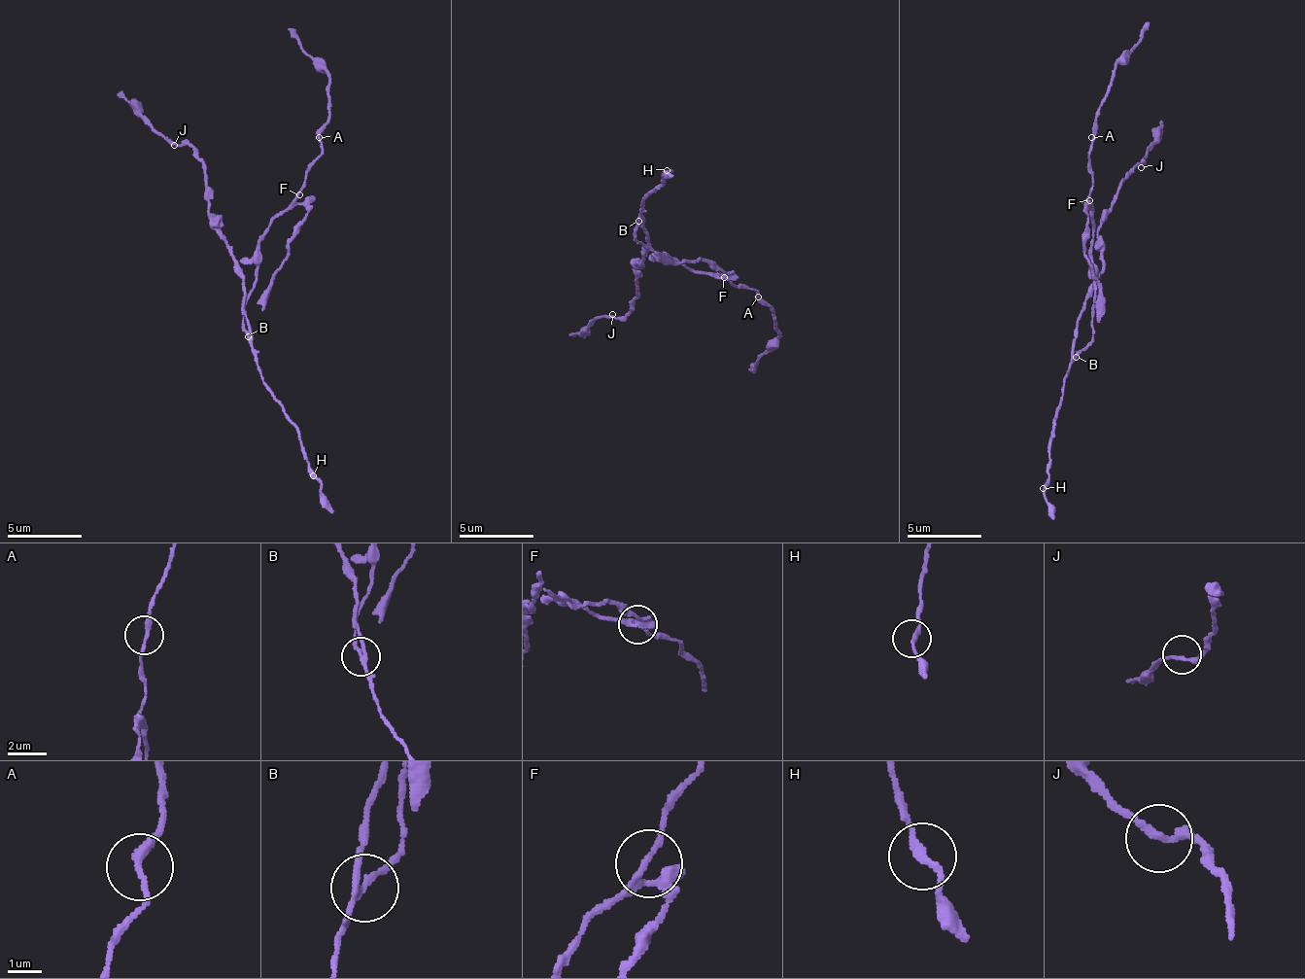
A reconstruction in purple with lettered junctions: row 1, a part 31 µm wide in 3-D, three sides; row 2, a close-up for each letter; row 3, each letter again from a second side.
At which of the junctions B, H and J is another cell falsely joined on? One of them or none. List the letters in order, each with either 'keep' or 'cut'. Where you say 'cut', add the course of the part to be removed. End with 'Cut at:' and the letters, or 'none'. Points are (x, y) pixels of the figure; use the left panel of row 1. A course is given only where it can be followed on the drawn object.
B: cut; foreign part runs (249, 337), (241, 323), (254, 287), (254, 251), (323, 152), (319, 126), (328, 121), (326, 70), (289, 30)
H: keep
J: keep
Cut at: B

